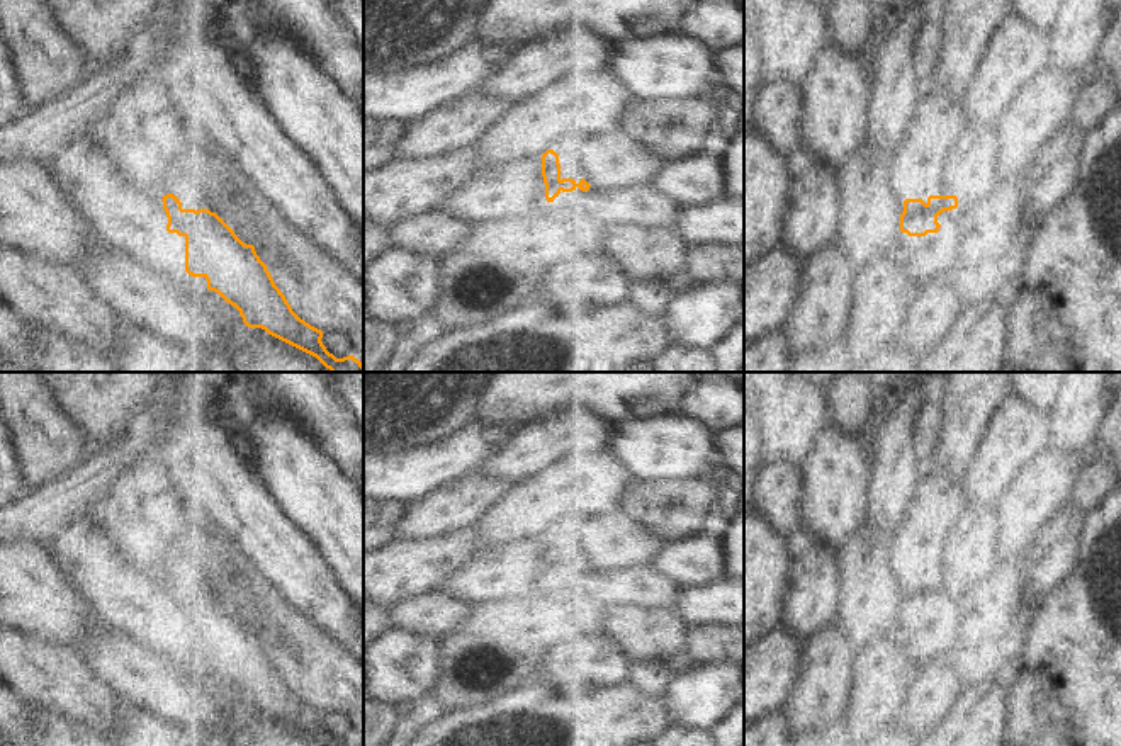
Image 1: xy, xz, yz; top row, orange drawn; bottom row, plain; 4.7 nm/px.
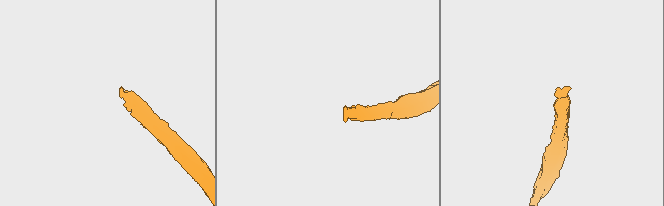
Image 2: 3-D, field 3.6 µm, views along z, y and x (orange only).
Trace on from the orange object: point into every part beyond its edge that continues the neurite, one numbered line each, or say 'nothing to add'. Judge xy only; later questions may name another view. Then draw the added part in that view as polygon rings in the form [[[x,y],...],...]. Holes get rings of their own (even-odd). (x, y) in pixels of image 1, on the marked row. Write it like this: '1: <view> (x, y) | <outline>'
1: xy (123, 220) | [[[87,138],[75,139],[41,167],[107,246],[148,260],[165,243],[168,218],[163,201],[138,195]]]

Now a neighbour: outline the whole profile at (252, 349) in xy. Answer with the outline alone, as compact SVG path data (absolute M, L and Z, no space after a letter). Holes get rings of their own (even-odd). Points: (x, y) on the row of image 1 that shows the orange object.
M185 270L177 279L199 297L204 291L211 308L223 318L229 336L228 352L243 372L331 372L316 357L268 335L262 328L248 328L239 311L217 292L207 289L206 277L192 277Z

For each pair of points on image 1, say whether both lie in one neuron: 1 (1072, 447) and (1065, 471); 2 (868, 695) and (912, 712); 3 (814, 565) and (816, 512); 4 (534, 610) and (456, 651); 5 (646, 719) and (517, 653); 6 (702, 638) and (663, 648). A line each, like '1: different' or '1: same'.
1: same
2: different
3: different
4: same
5: different
6: different

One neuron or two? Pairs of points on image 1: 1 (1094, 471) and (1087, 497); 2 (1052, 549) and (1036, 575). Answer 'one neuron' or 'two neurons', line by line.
1: one neuron
2: one neuron

